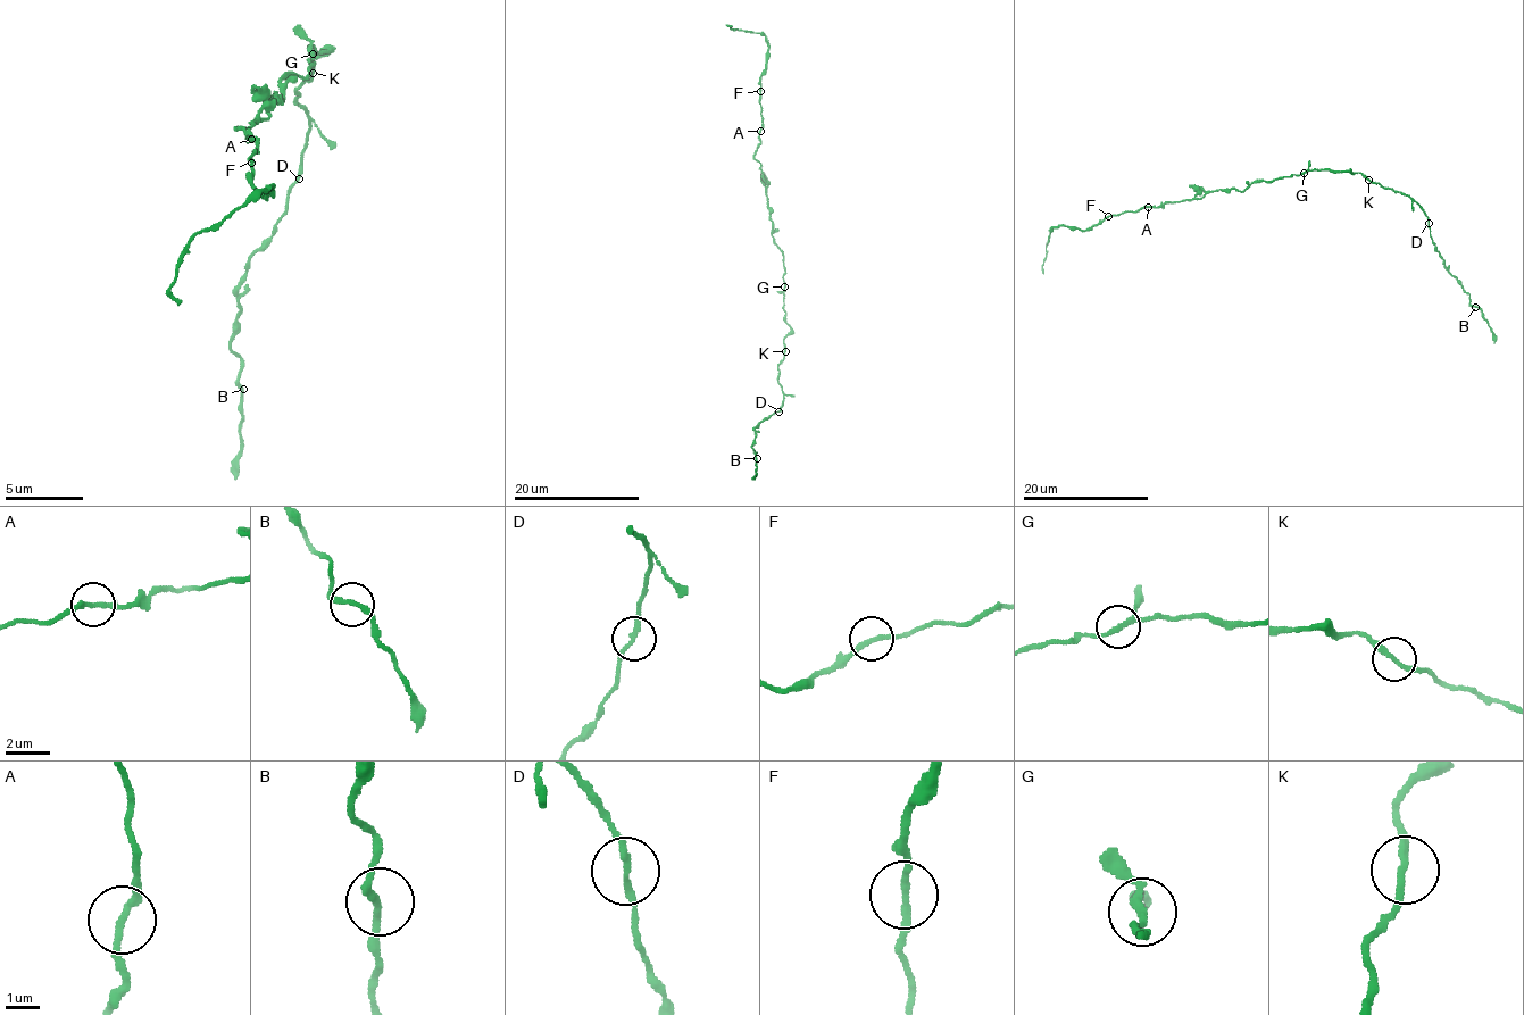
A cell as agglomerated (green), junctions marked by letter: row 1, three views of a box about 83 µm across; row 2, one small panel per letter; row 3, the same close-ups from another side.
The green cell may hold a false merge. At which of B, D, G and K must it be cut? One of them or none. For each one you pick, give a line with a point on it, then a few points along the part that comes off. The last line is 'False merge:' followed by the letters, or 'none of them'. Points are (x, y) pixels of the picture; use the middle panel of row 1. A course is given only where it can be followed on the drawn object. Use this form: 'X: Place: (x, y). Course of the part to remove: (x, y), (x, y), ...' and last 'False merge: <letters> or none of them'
False merge: none of them

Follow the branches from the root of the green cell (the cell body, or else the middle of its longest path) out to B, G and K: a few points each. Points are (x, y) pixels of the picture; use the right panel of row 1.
B: (1284, 176), (1309, 171), (1362, 172), (1384, 188), (1407, 193), (1425, 214), (1434, 249), (1475, 307)
G: (1284, 176), (1304, 172)
K: (1284, 176), (1309, 171), (1351, 171), (1362, 172), (1368, 180)

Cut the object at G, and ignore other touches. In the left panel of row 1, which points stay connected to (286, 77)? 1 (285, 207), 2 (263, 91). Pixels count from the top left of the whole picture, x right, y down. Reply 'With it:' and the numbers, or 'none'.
With it: 2

